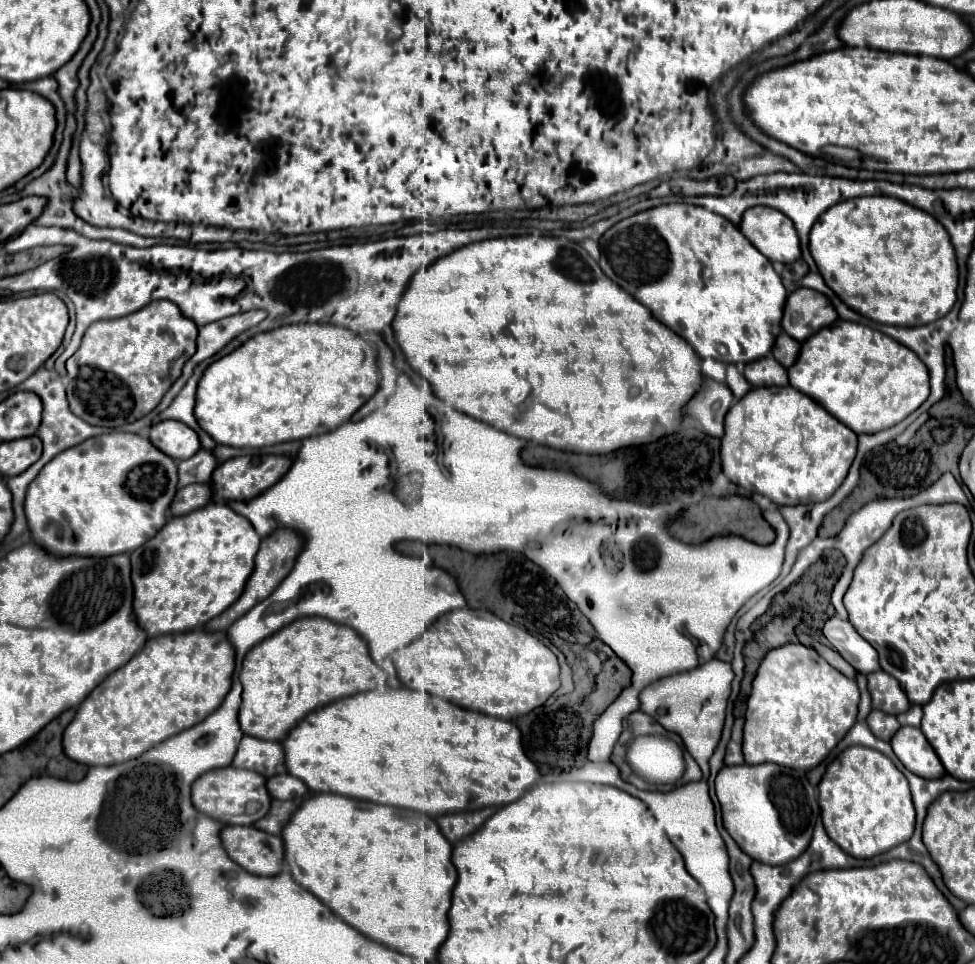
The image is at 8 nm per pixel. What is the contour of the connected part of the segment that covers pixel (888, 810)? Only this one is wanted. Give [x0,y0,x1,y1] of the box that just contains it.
[820,747,916,859]

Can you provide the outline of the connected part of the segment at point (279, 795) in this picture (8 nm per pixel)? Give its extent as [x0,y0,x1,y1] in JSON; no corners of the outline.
[266,773,308,799]

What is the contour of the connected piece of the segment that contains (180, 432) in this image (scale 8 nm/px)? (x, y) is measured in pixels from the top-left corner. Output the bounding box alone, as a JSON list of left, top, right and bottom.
[150,421,200,461]

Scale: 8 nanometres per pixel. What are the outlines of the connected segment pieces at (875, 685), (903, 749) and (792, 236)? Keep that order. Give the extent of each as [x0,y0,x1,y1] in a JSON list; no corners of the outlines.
[[868,671,910,715],[890,727,946,779],[740,207,800,263]]

